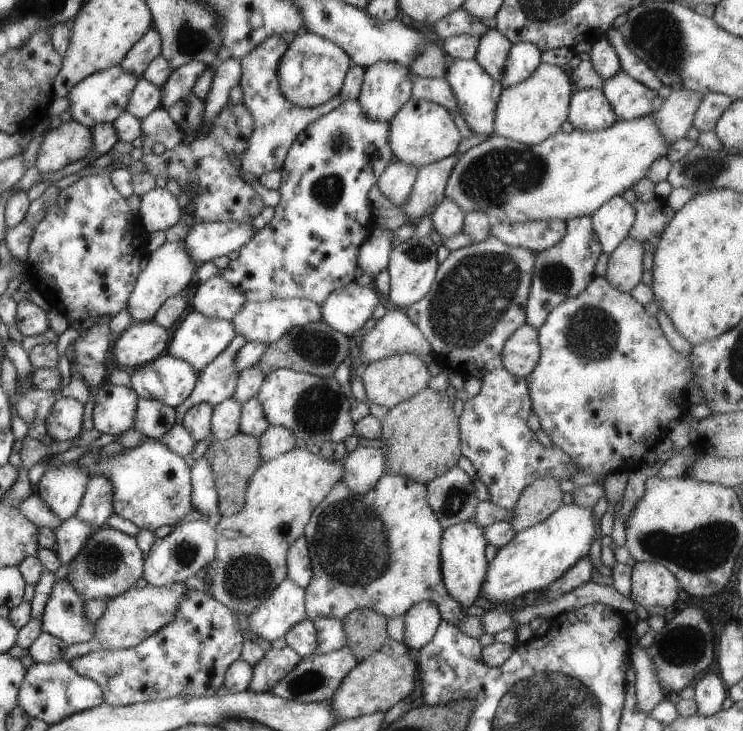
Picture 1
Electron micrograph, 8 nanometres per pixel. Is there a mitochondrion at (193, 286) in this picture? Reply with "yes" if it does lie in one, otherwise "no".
no

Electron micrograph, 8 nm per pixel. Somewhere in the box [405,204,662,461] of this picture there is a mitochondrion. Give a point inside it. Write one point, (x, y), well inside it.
(476, 293)

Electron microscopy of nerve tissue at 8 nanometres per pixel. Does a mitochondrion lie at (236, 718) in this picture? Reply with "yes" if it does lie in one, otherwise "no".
no

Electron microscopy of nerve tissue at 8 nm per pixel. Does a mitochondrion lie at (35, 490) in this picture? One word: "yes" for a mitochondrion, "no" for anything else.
no

